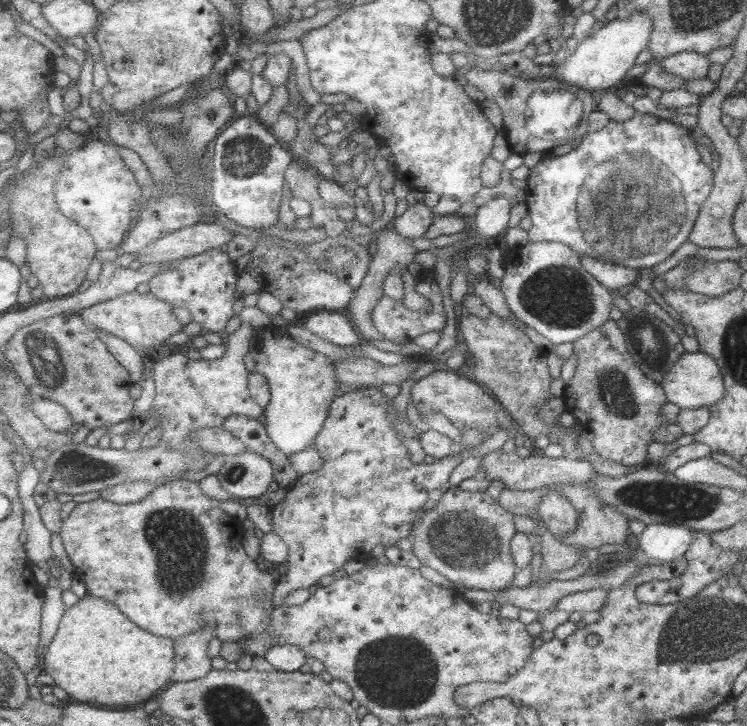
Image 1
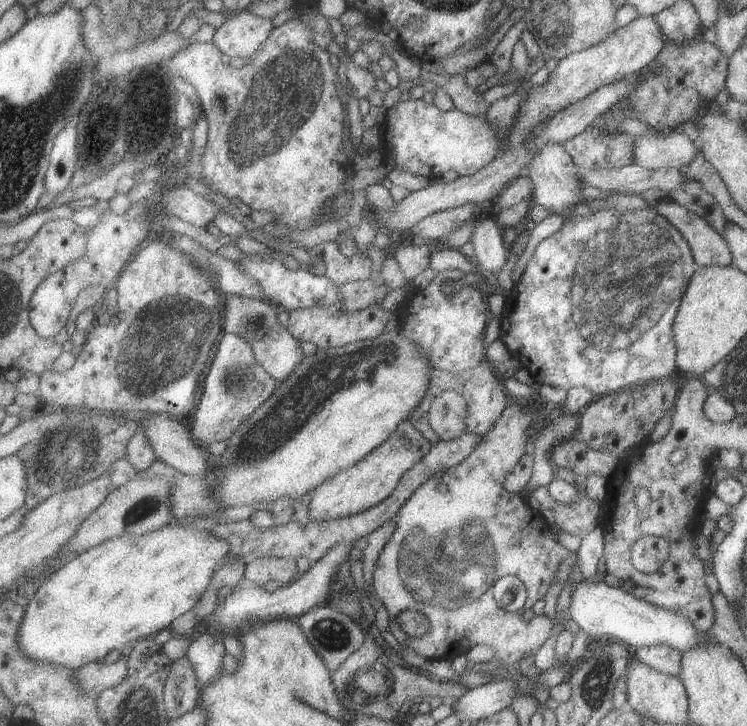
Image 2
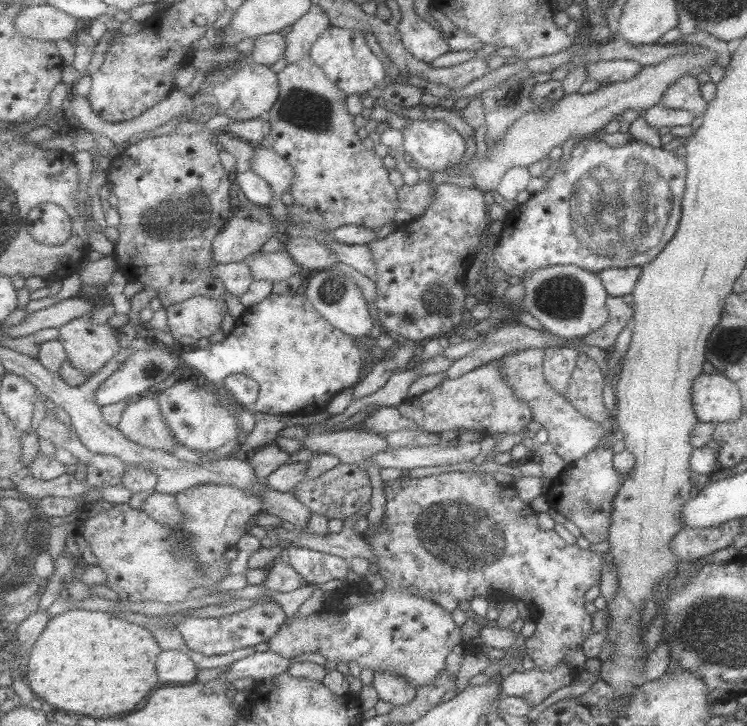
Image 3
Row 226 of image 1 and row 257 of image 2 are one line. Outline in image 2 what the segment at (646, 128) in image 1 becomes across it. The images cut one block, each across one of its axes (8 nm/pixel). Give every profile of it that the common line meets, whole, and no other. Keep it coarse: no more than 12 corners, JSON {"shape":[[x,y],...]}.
{"shape":[[651,205],[534,248],[499,340],[595,398],[670,377],[695,272]]}

